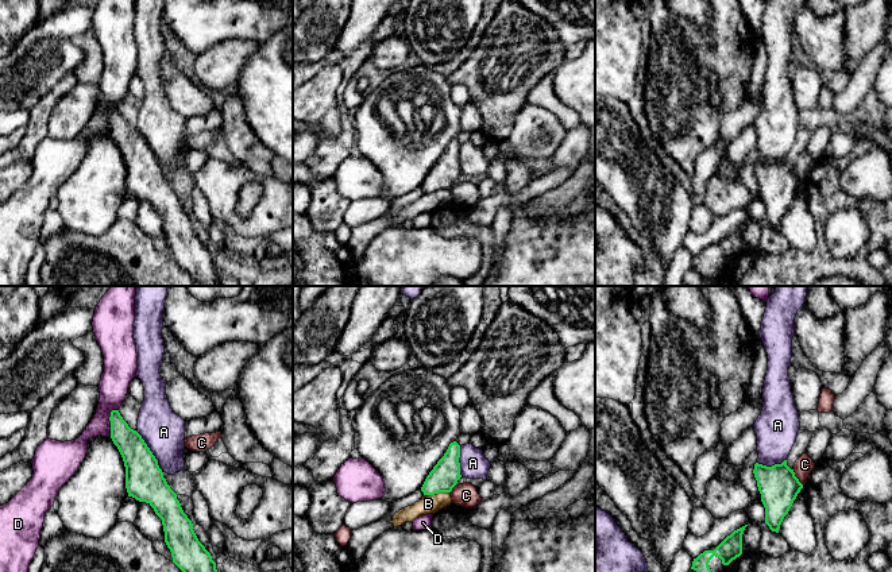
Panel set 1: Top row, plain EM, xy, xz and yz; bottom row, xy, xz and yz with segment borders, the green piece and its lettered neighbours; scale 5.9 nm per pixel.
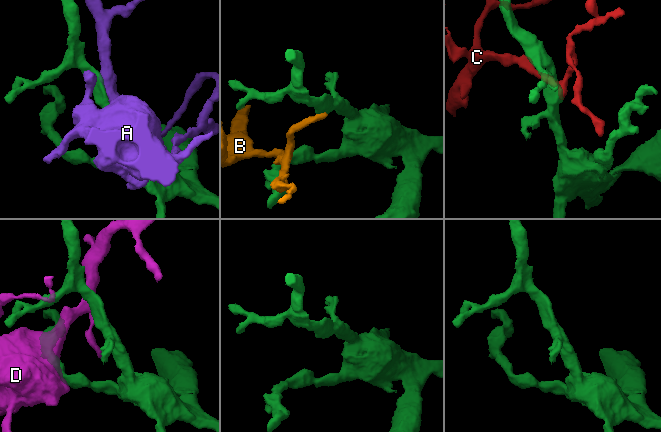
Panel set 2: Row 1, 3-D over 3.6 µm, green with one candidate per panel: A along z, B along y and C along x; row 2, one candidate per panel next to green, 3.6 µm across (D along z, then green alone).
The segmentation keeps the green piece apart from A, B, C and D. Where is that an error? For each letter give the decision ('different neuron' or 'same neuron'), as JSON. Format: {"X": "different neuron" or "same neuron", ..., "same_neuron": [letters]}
{"A": "different neuron", "B": "different neuron", "C": "different neuron", "D": "different neuron", "same_neuron": []}

